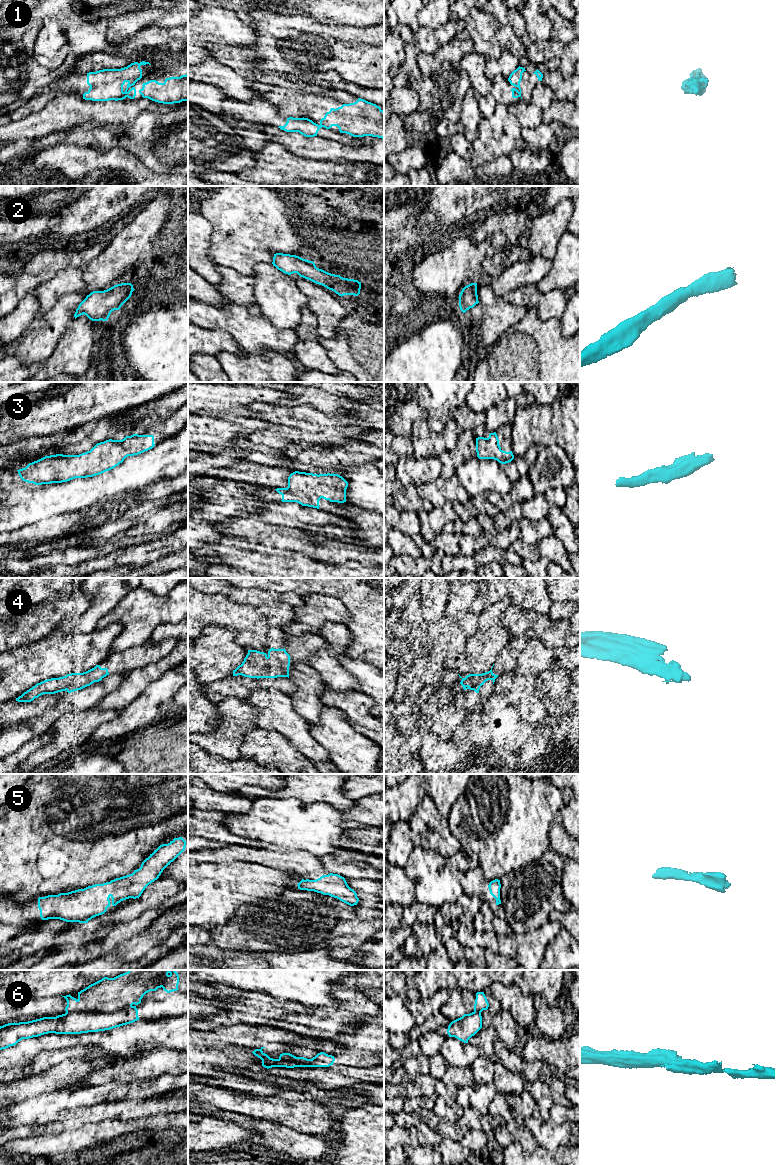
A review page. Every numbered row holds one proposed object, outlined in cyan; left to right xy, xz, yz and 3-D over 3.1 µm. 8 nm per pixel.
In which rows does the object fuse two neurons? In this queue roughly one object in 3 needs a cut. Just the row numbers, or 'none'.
1, 6

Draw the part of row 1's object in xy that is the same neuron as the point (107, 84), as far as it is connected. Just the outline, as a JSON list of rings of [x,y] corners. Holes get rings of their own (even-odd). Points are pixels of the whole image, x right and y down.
[[[142,61],[134,62],[121,69],[103,69],[87,73],[89,90],[83,99],[92,101],[123,100],[127,97],[129,87],[142,78],[141,65],[149,64]]]

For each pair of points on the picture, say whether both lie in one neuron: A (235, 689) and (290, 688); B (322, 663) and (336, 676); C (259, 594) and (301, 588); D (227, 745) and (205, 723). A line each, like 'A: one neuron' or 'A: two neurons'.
A: one neuron
B: one neuron
C: two neurons
D: two neurons

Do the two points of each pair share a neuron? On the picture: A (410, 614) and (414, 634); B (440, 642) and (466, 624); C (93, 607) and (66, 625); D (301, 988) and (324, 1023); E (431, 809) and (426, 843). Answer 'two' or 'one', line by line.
A: one
B: two
C: one
D: two
E: one

